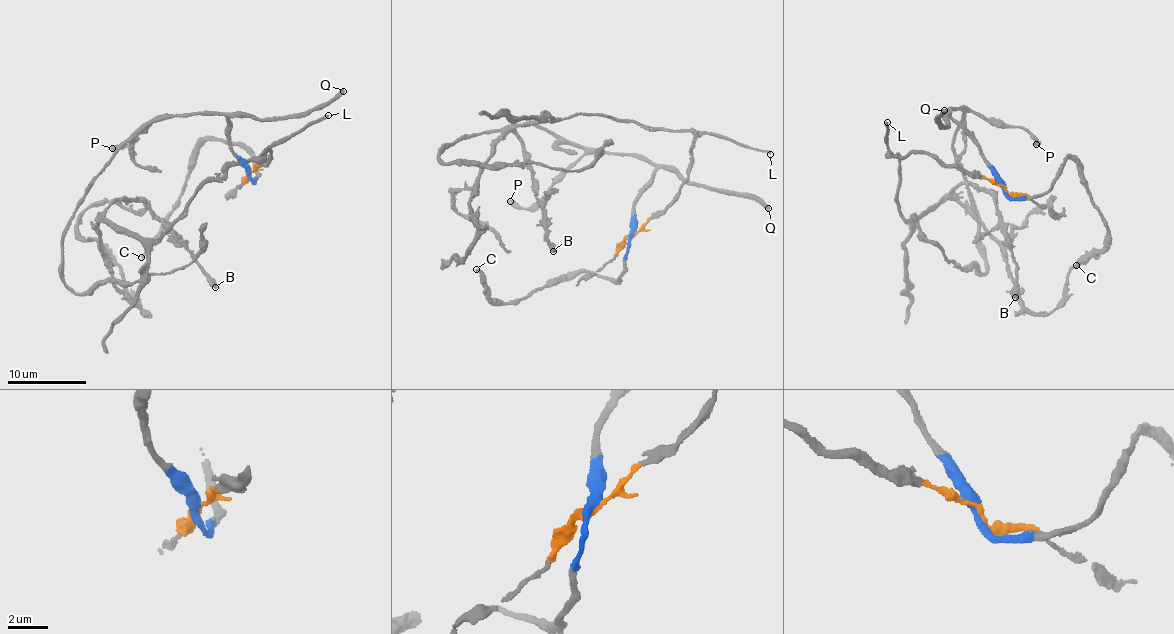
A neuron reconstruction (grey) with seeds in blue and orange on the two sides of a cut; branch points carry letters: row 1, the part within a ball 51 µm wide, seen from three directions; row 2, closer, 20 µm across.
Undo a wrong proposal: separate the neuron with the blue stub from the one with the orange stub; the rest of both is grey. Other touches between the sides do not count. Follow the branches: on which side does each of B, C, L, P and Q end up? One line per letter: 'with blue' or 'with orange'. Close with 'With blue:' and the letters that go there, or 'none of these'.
B: with orange
C: with blue
L: with orange
P: with blue
Q: with blue
With blue: C, P, Q

